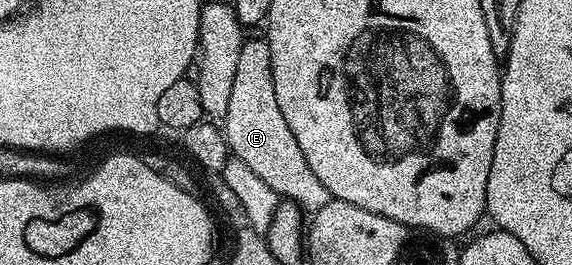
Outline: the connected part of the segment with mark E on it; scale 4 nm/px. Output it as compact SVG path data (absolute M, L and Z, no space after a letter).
M249 38L243 42L240 55L238 55L227 115L222 120L222 130L227 137L229 152L235 158L245 162L281 198L299 204L301 210L308 213L314 213L331 199L329 190L310 169L306 157L302 156L302 149L299 148L298 141L294 140L294 135L290 133L286 117L282 116L282 109L279 108L277 97L274 94L270 49L267 40L263 38L252 40Z

